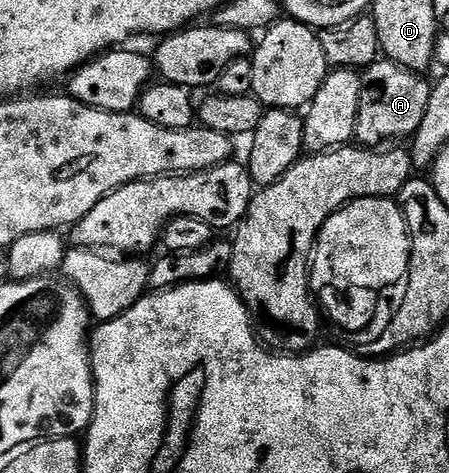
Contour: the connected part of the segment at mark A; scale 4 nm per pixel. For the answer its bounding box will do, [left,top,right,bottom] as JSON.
[354,57,431,148]

